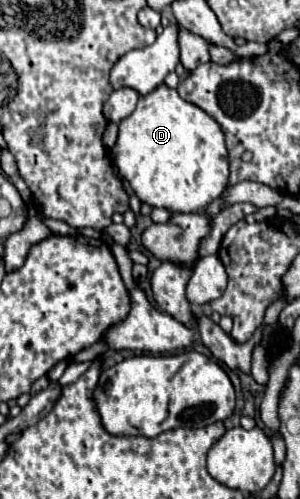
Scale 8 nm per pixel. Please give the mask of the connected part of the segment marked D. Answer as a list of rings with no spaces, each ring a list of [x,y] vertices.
[[[165,83],[159,85],[159,89],[143,95],[137,101],[135,111],[119,123],[119,135],[115,147],[111,149],[111,155],[121,177],[129,181],[131,189],[143,203],[151,207],[165,207],[171,213],[203,211],[209,203],[221,197],[229,179],[225,135],[219,129],[217,121],[197,105],[183,101],[177,89],[171,89]]]

